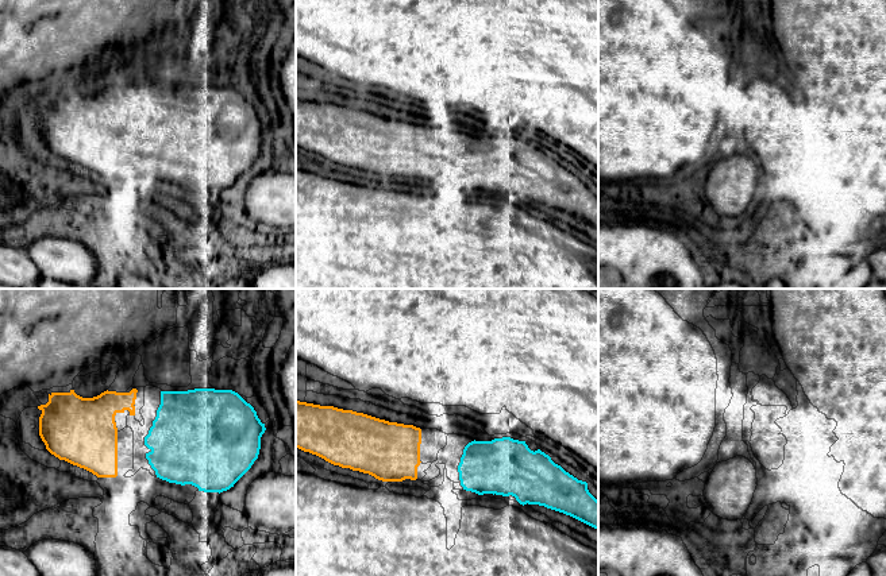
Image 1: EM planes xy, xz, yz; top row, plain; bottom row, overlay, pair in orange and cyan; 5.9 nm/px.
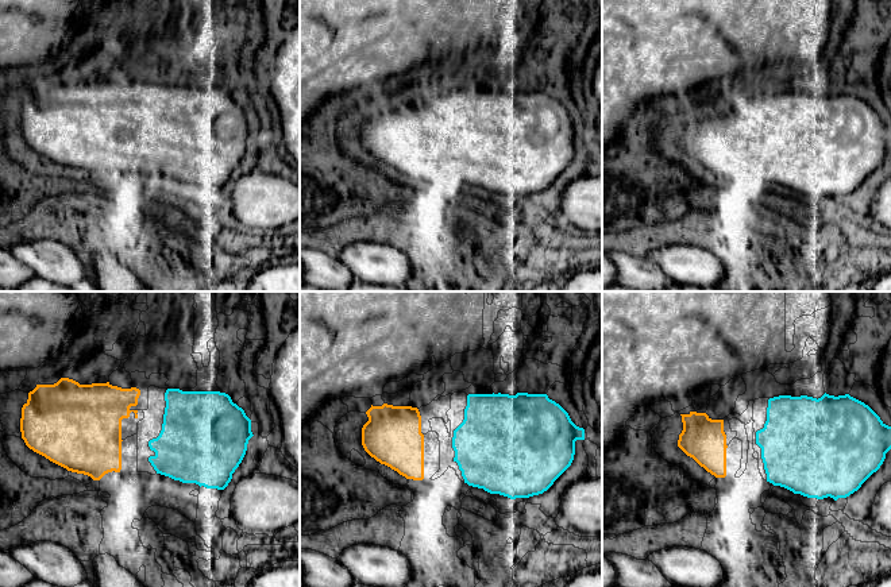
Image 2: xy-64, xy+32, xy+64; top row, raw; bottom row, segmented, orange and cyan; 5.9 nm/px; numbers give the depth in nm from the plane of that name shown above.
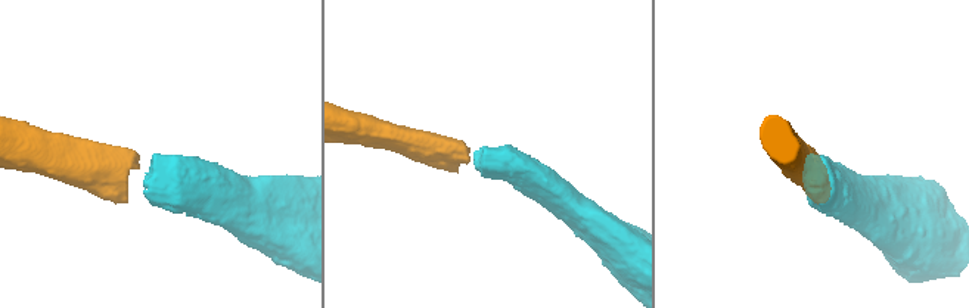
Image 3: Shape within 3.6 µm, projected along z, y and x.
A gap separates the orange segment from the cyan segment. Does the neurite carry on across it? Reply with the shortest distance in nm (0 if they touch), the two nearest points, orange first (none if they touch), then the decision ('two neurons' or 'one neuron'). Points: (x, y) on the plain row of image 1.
gap 120 nm; span xy (134, 112), (153, 119); one neuron

